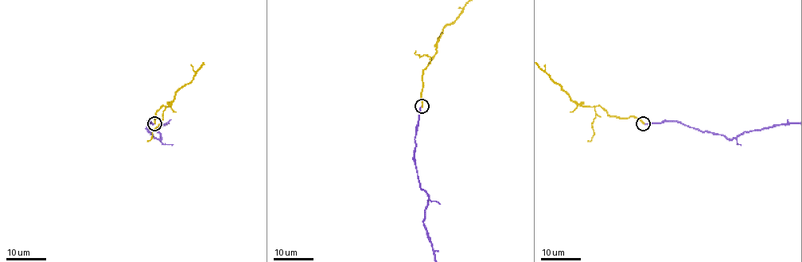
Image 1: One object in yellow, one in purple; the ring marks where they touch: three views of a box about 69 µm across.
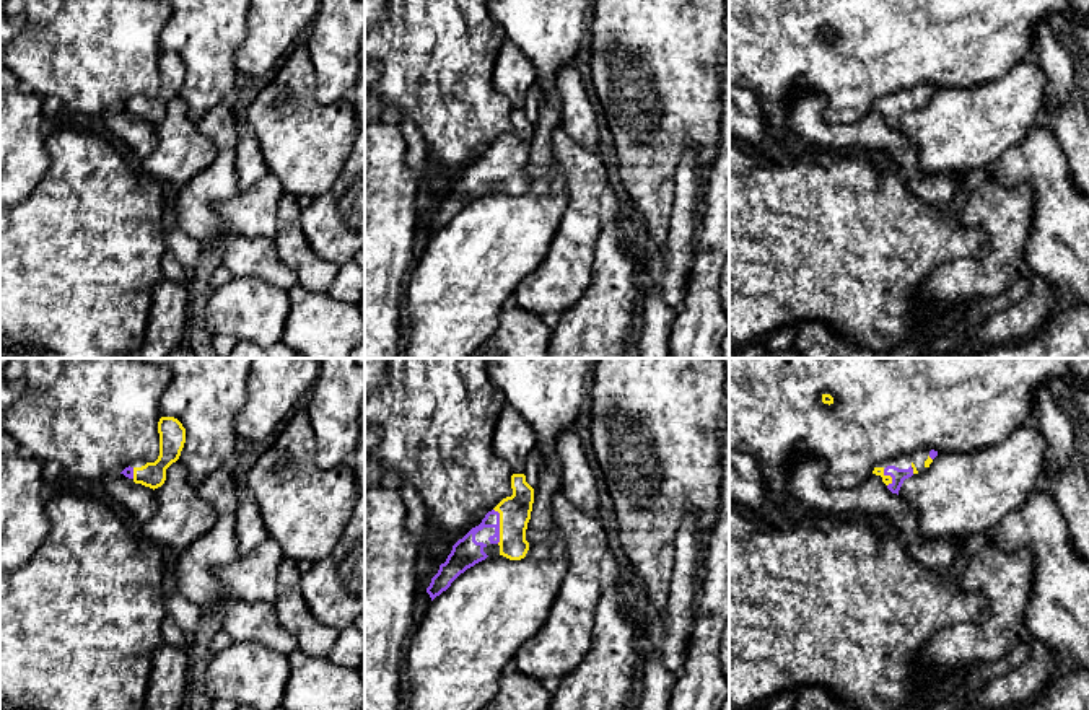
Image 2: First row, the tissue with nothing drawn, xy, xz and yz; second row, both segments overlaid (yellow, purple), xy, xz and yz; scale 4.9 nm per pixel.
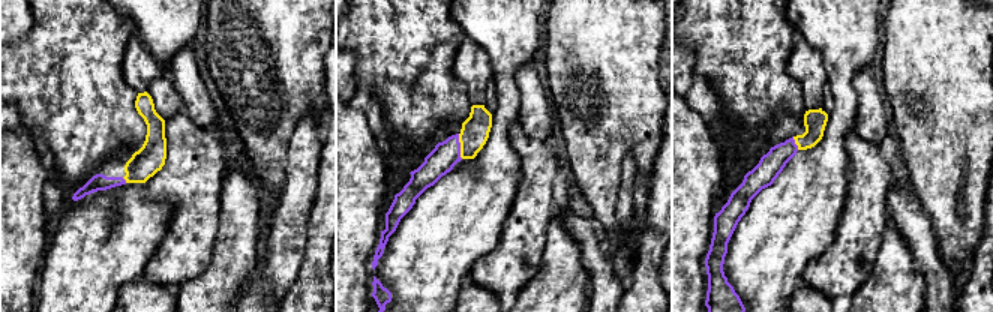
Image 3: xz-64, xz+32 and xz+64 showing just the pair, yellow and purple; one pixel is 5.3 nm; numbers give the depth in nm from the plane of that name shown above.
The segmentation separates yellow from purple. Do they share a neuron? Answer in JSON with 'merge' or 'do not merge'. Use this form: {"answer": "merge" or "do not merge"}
{"answer": "merge"}

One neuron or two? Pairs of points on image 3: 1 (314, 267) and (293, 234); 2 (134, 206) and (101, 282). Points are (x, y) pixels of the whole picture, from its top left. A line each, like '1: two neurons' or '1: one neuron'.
1: two neurons
2: one neuron

